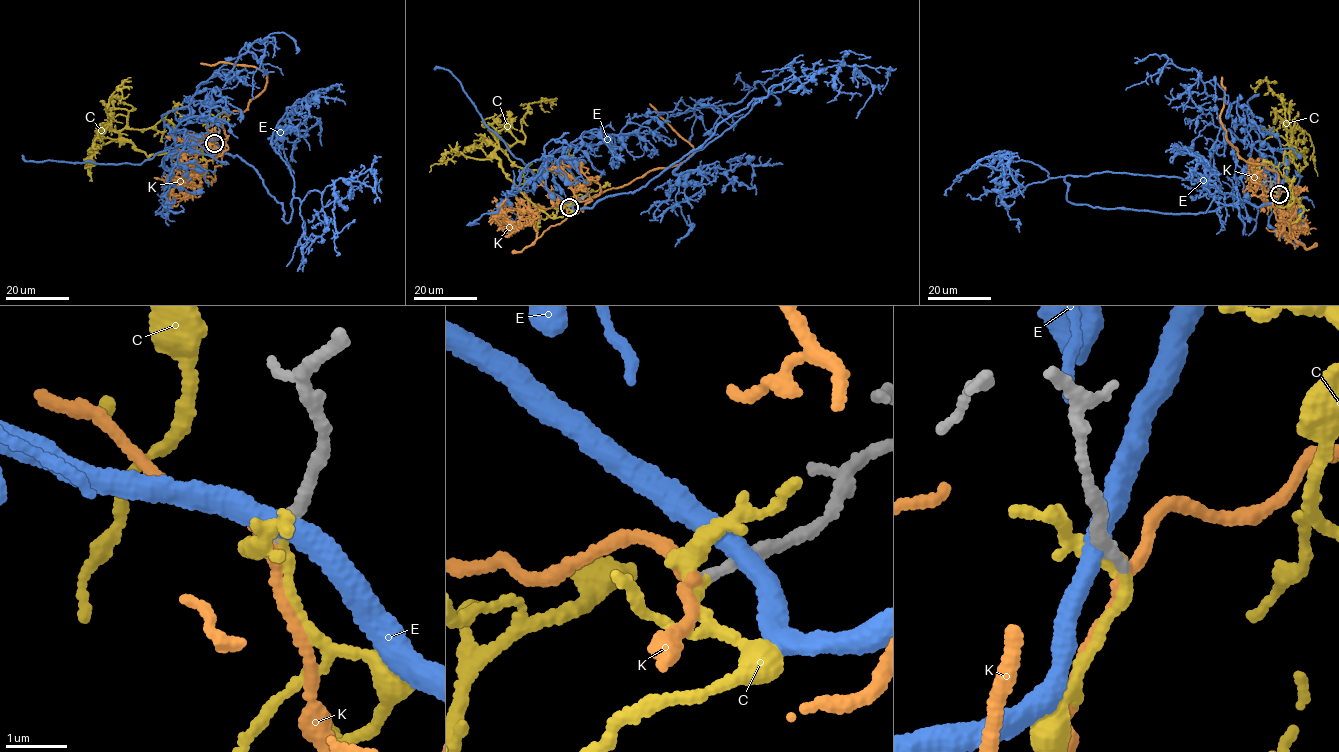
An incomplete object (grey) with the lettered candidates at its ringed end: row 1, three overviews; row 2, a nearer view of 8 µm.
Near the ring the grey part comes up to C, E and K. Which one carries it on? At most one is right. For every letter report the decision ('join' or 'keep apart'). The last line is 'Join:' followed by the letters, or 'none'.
C: join
E: keep apart
K: keep apart
Join: C

